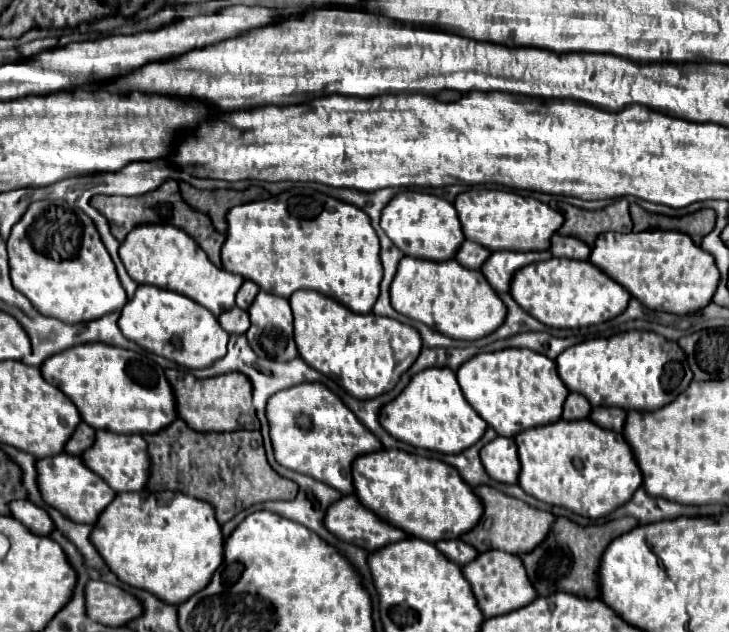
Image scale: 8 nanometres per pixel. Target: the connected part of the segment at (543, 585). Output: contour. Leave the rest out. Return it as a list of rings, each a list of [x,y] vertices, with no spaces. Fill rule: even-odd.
[[[565,518],[555,520],[555,524],[551,526],[545,540],[541,544],[537,544],[531,552],[521,556],[527,576],[533,584],[533,588],[537,590],[537,596],[567,592],[567,594],[577,594],[579,598],[587,600],[587,598],[591,598],[591,590],[593,590],[593,598],[597,598],[597,594],[599,594],[597,566],[599,566],[599,558],[601,558],[603,550],[609,546],[611,540],[615,540],[623,532],[629,532],[635,526],[637,526],[637,522],[633,522],[633,518],[619,518],[619,520],[605,522],[605,524],[585,526],[585,528],[573,524]],[[591,558],[593,558],[593,566],[591,566]]]

